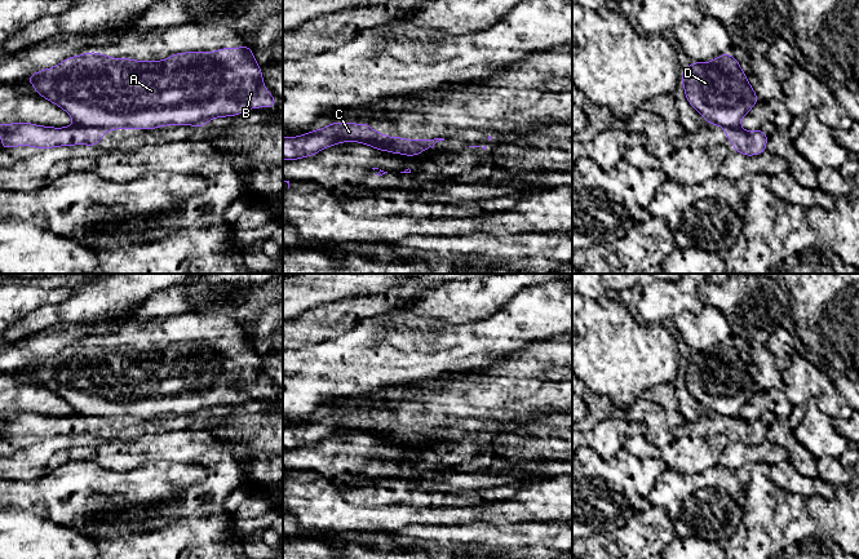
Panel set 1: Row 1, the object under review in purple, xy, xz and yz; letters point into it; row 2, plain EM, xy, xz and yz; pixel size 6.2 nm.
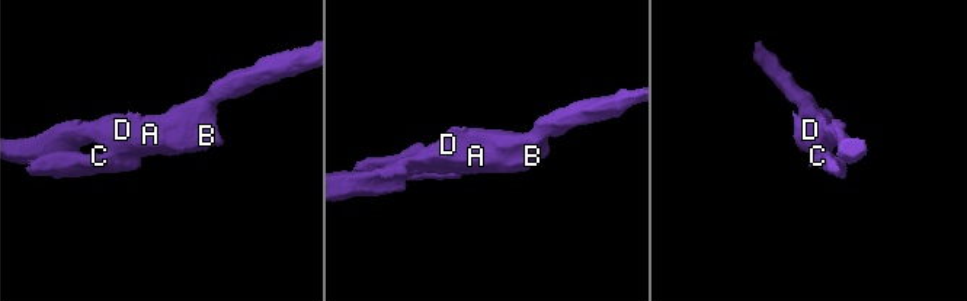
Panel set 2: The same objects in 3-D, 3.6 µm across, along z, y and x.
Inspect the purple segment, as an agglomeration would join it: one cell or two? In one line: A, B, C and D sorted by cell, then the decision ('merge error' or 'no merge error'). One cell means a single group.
A B D / C; merge error

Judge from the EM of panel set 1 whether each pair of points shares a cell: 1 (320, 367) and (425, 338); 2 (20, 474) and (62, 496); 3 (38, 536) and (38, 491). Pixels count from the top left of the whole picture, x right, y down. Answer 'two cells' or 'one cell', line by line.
1: one cell
2: two cells
3: two cells

